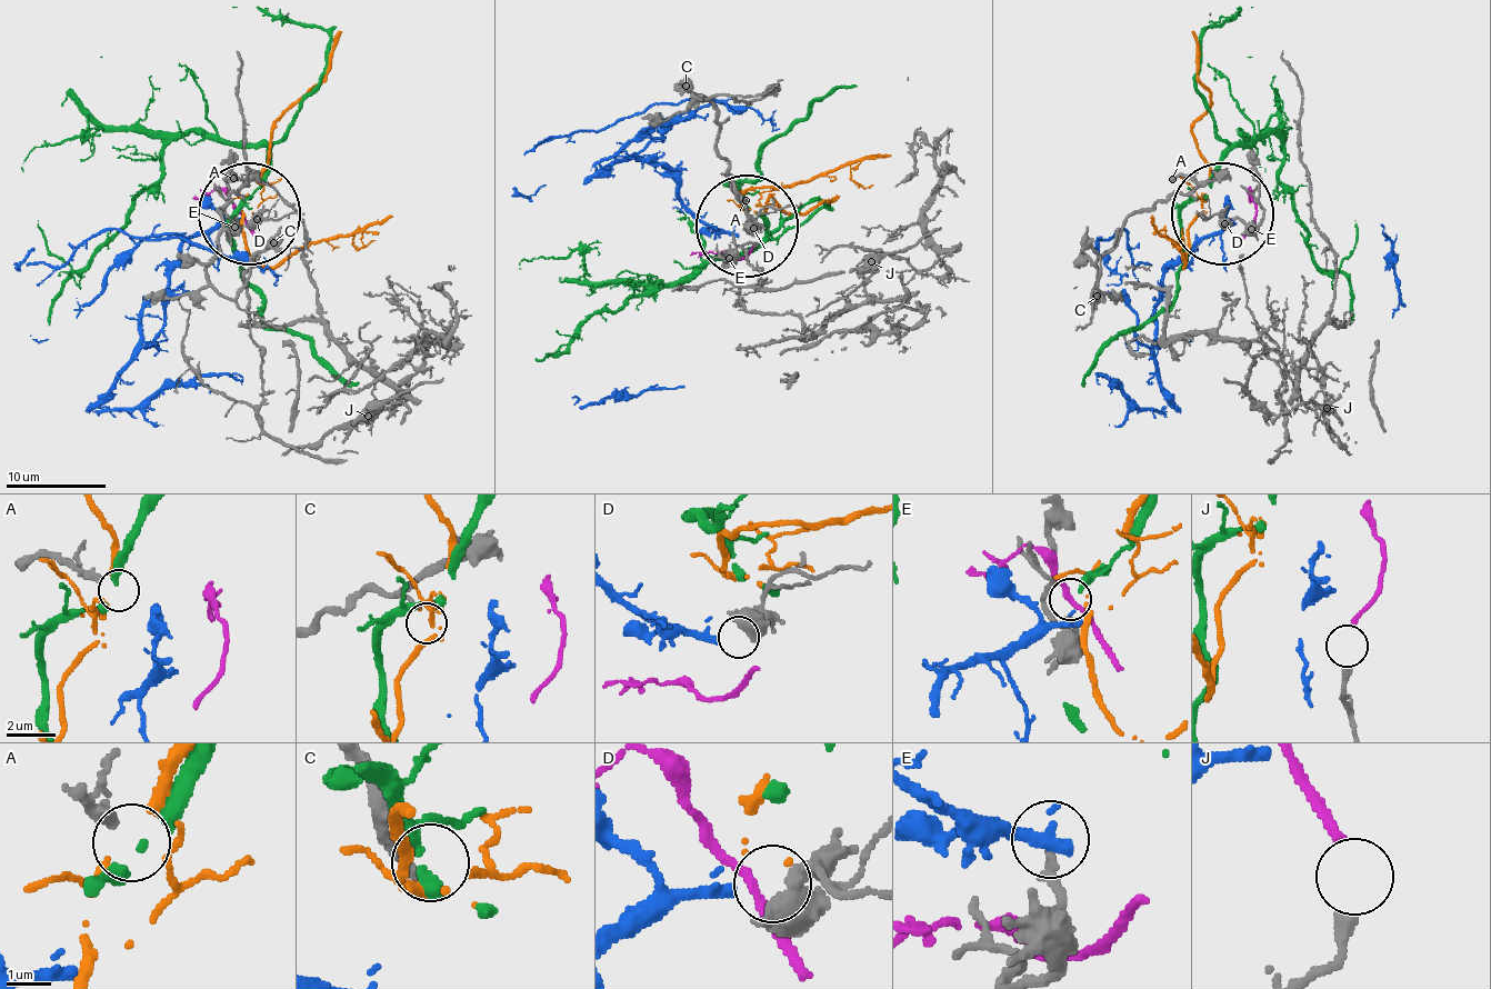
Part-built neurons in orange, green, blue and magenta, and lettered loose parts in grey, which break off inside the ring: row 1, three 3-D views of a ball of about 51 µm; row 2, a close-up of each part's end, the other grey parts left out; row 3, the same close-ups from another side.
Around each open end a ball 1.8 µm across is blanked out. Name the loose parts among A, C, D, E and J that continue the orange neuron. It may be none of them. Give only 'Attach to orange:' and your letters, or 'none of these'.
Attach to orange: C

